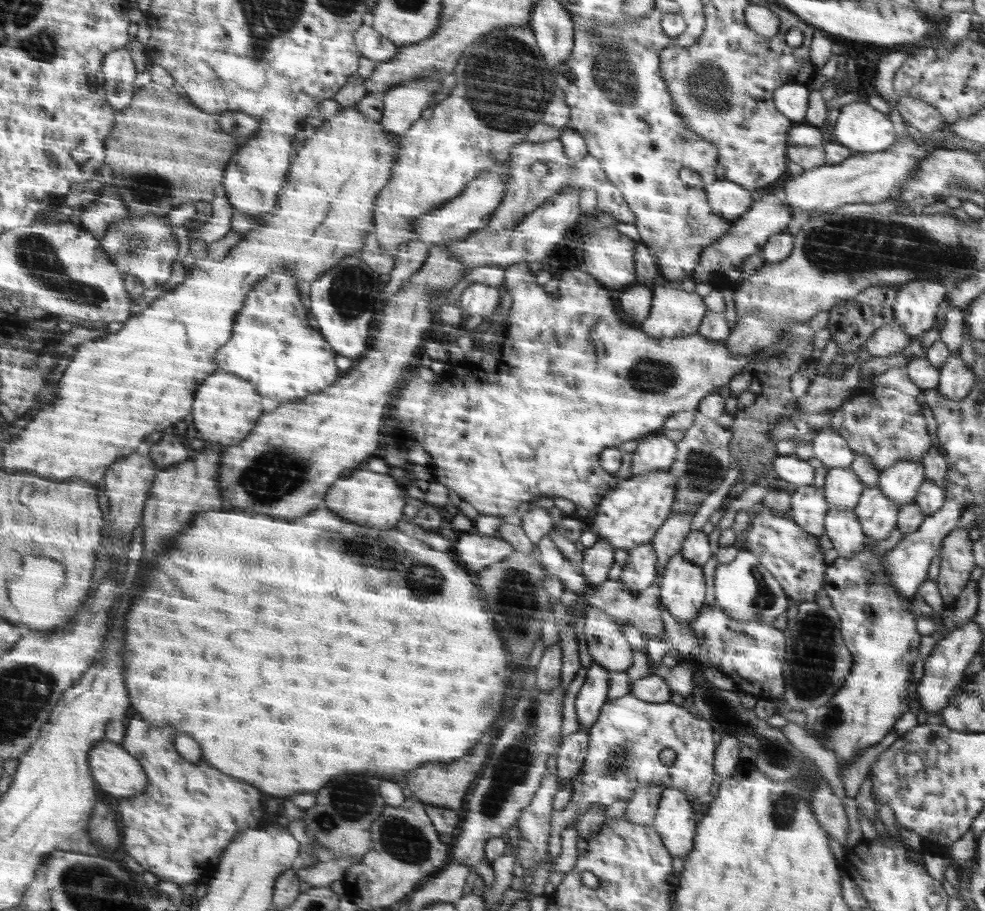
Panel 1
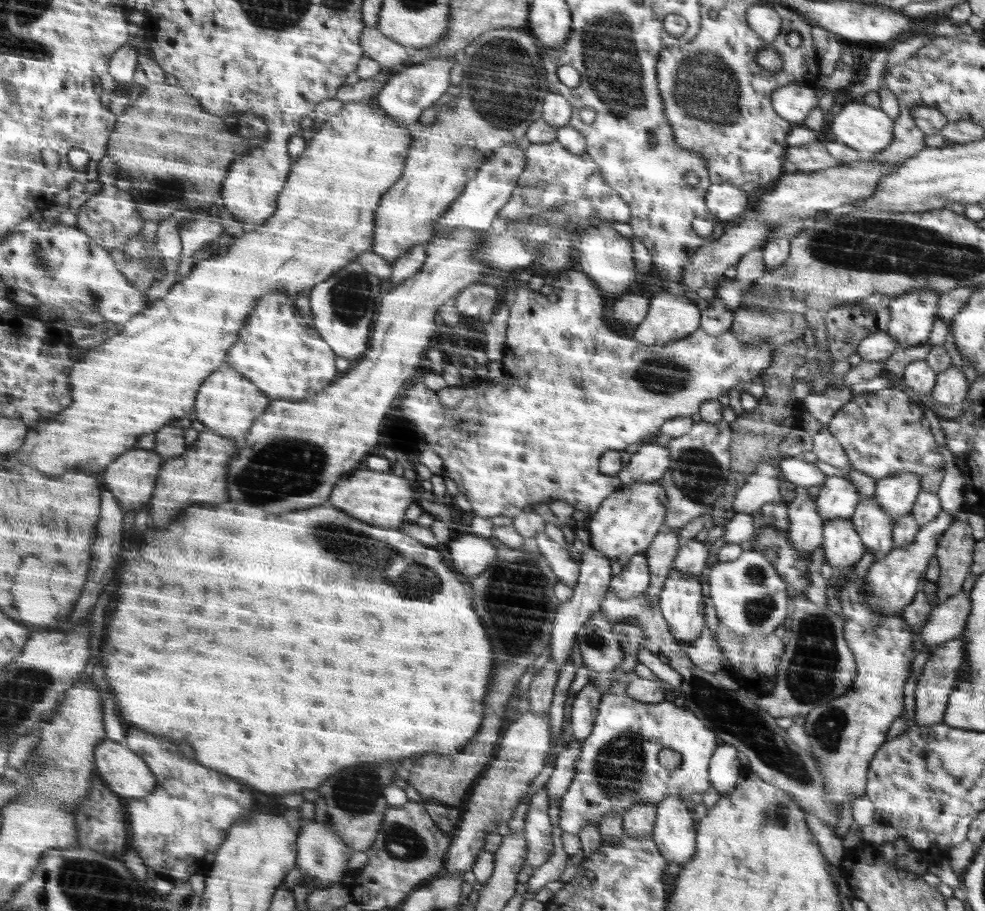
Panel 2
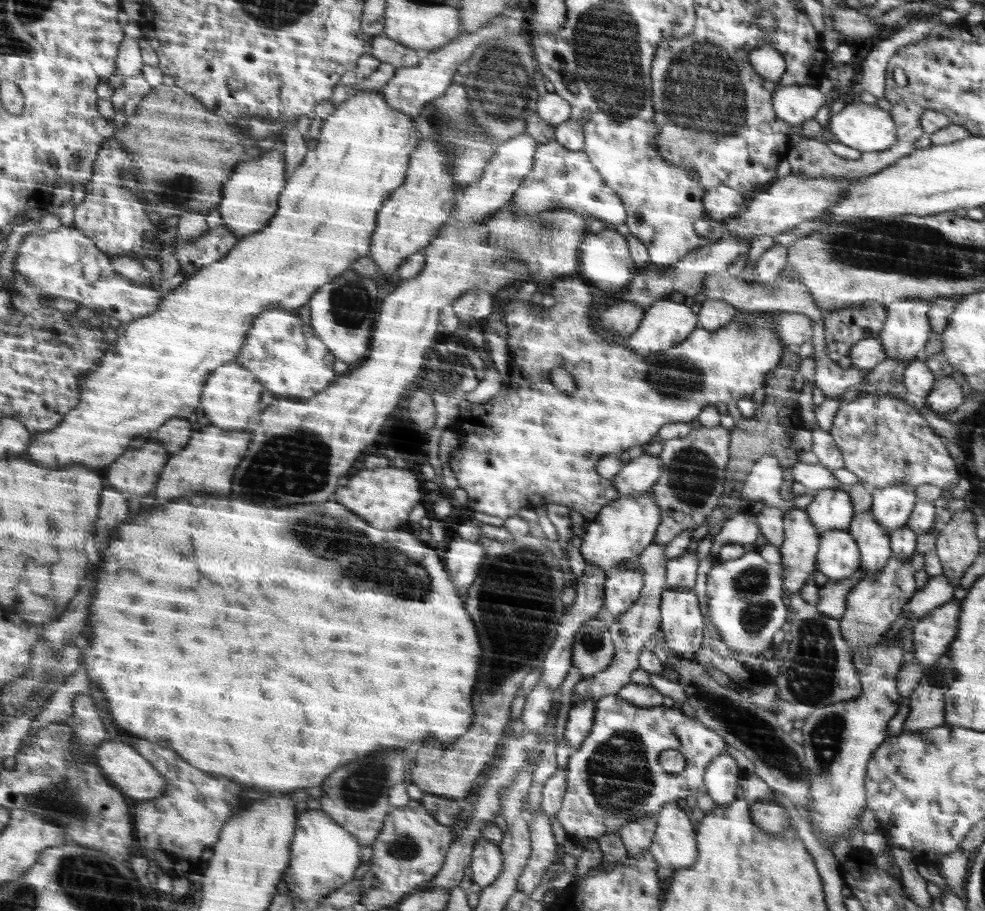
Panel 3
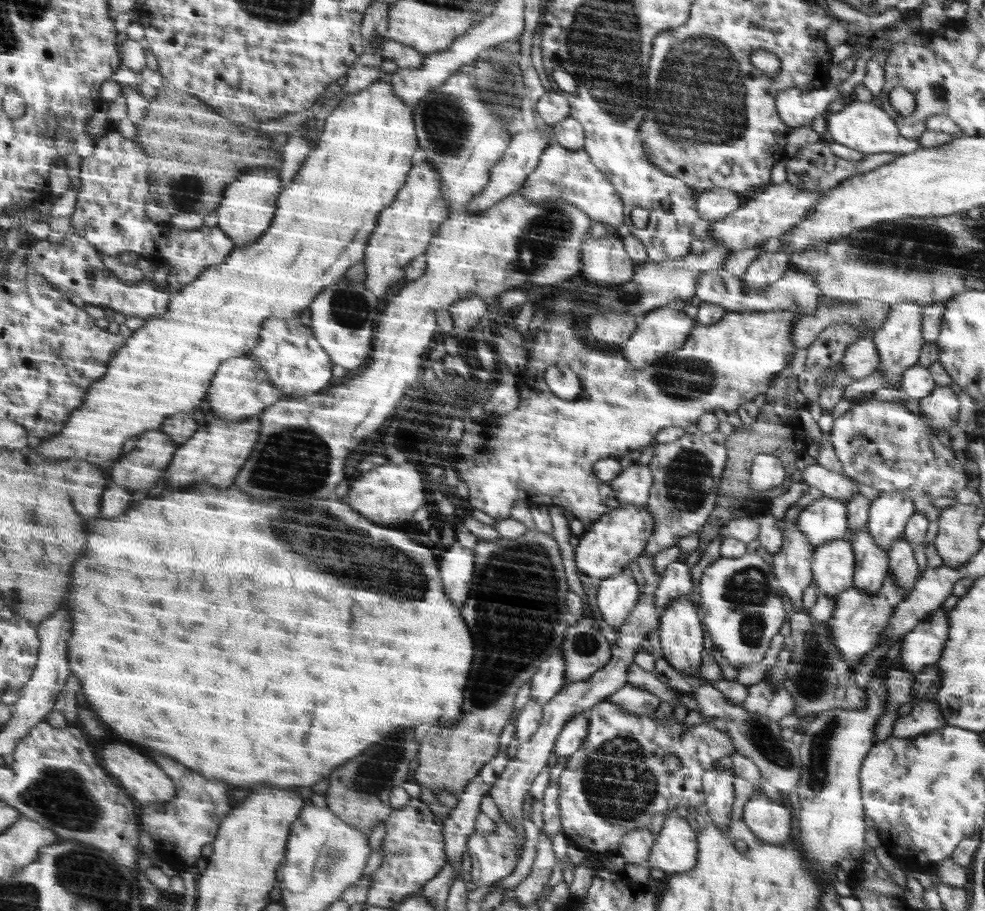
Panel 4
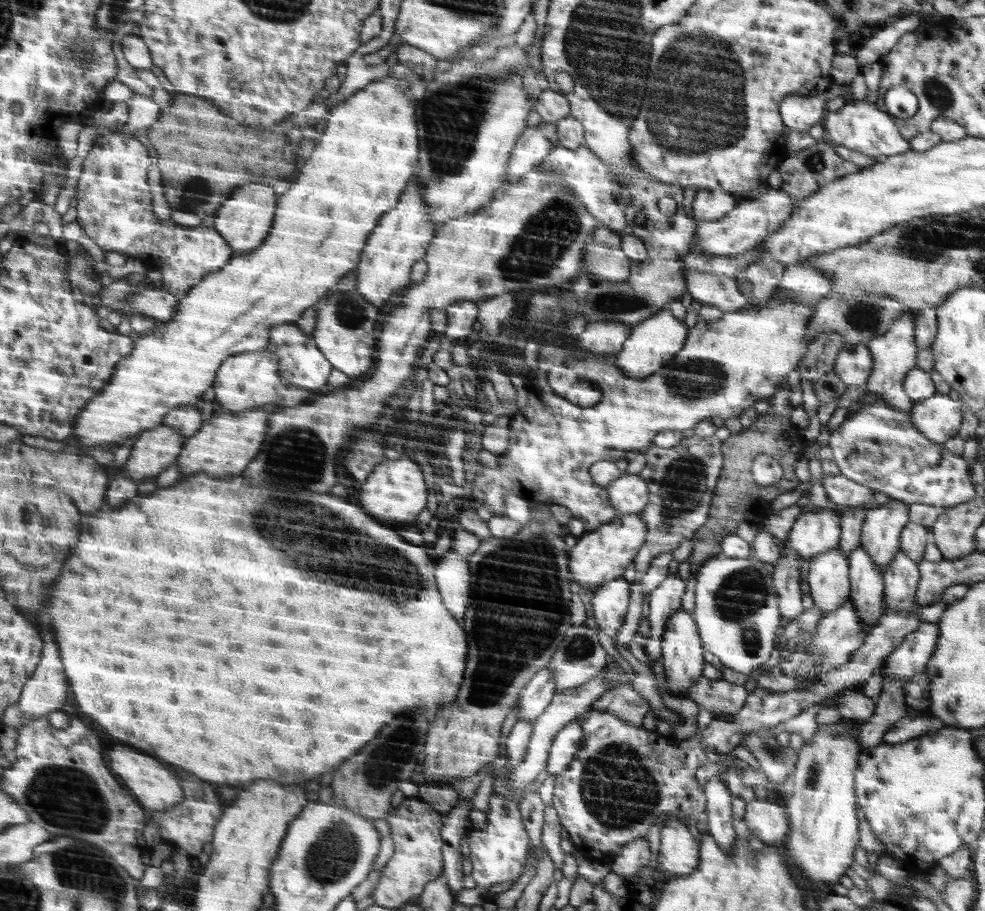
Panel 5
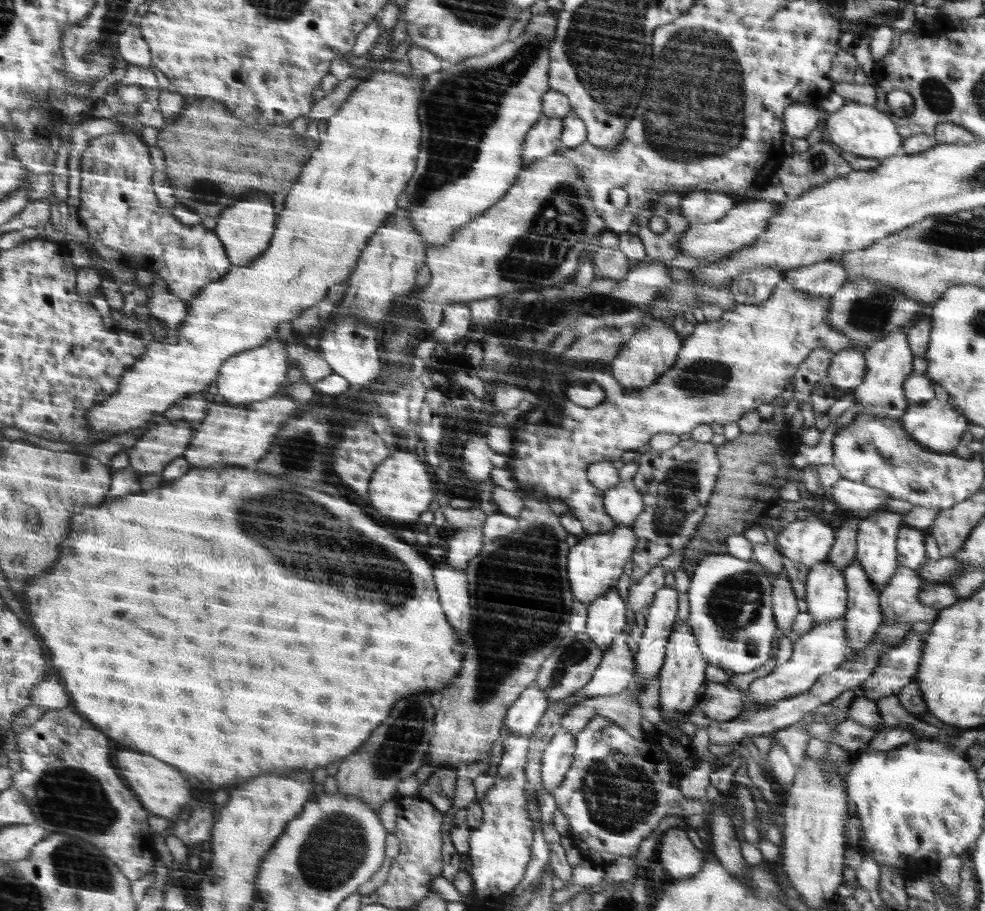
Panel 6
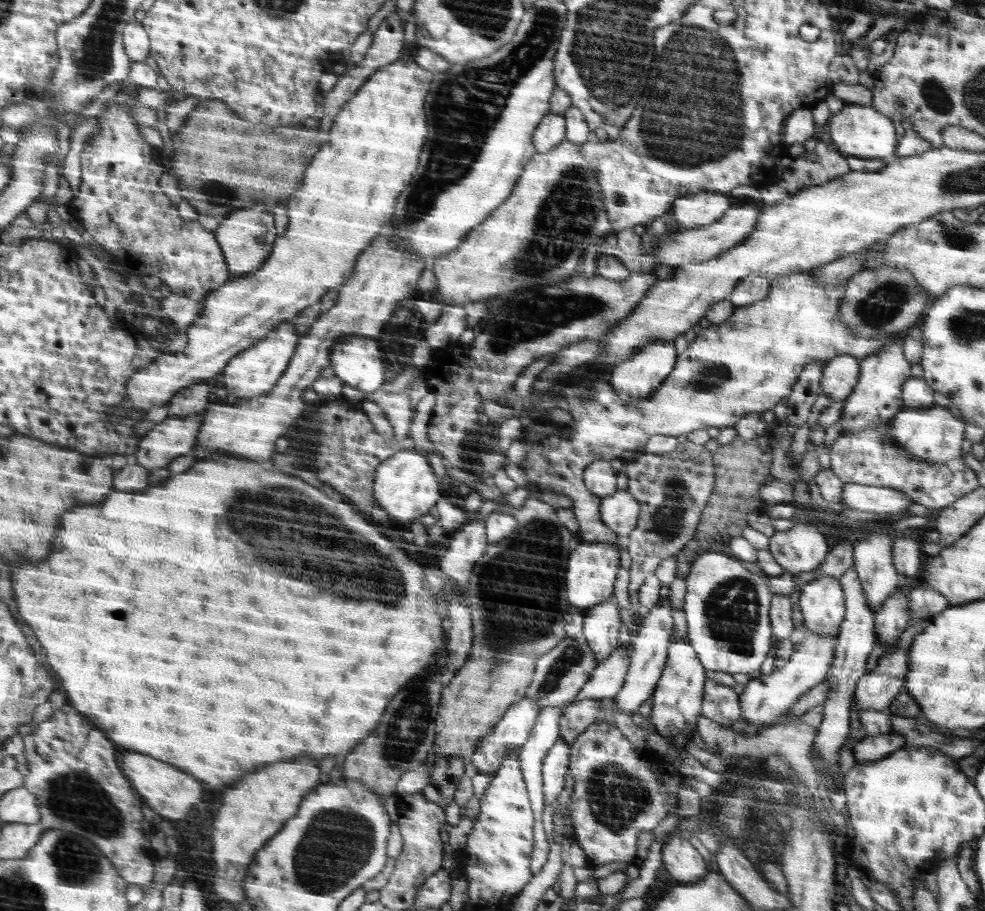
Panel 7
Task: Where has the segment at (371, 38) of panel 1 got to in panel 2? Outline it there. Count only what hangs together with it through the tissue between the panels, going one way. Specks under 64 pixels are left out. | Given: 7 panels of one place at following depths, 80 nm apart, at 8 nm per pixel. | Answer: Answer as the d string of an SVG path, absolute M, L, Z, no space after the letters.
M366 28L360 43L366 56L376 60L383 67L401 68L409 62L412 49L384 36L377 28Z

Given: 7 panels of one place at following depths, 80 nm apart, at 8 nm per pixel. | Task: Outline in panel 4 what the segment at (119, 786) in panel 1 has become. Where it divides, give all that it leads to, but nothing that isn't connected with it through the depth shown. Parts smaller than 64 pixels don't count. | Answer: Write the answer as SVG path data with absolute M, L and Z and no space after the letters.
M114 741L110 742L110 746L102 746L101 749L103 762L106 763L106 768L110 769L110 774L114 775L123 784L123 787L142 804L170 803L170 800L176 798L176 794L178 794L176 782L148 756L136 752L134 748L126 746L126 744L114 744Z

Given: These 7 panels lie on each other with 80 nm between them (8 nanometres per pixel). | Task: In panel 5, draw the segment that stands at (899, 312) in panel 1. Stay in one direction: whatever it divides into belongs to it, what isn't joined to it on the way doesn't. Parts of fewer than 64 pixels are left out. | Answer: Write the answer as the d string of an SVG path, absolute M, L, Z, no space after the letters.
M907 307L907 312L893 320L887 331L873 338L869 343L869 351L873 355L873 372L865 382L867 394L876 394L880 402L900 409L902 412L910 412L915 405L908 394L905 393L904 382L906 375L916 366L916 320L920 310Z

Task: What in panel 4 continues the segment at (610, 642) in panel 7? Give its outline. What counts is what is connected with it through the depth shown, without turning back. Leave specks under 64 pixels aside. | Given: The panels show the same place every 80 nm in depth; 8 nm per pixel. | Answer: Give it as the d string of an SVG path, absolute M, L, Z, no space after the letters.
M620 572L597 583L597 590L596 608L604 622L618 630L640 600L634 577Z

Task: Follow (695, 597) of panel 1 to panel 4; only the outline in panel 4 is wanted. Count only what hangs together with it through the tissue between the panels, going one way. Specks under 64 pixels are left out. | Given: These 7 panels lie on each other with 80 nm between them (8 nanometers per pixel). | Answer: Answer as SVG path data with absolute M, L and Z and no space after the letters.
M678 597L674 603L668 605L666 611L662 613L659 628L661 650L664 652L662 659L666 660L674 671L686 676L698 674L698 668L702 662L702 640L704 640L702 620L690 602L691 597Z

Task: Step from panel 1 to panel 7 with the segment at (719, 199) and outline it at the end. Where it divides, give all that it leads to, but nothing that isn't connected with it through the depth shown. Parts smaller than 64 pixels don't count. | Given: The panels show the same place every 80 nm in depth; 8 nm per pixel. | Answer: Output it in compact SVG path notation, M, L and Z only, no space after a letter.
M700 192L696 196L683 196L676 199L672 207L673 216L680 221L681 228L684 230L716 223L718 219L722 219L725 216L725 212L730 208L730 202L728 202L726 195Z

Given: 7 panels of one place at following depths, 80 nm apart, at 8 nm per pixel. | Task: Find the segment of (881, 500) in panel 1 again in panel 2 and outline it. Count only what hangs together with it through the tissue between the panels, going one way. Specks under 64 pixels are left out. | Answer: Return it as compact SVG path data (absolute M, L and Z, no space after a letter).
M875 496L865 498L857 504L855 514L851 518L858 536L865 543L865 550L870 550L878 558L884 557L893 550L893 524Z

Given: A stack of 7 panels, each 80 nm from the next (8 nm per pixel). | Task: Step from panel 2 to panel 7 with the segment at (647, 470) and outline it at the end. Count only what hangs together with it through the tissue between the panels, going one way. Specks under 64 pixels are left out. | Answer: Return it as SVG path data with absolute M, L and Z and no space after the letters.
M627 490L616 491L601 500L602 521L617 533L619 542L627 545L639 515L638 501Z

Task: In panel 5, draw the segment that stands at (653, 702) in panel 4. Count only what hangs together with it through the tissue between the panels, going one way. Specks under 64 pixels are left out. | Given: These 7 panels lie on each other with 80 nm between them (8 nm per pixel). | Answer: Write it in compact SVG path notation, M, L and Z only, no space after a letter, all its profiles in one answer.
M628 683L615 689L612 688L605 695L602 695L592 704L590 710L594 709L613 713L614 716L629 721L629 724L640 727L646 712L650 710L650 705L642 695L634 690L632 684Z

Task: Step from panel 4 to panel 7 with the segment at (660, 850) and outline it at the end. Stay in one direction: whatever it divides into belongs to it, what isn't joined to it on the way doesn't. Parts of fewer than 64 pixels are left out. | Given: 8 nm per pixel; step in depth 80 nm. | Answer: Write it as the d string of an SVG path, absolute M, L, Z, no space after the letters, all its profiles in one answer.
M673 835L662 849L662 870L676 881L694 883L706 877L706 864L696 848L686 840L678 840Z

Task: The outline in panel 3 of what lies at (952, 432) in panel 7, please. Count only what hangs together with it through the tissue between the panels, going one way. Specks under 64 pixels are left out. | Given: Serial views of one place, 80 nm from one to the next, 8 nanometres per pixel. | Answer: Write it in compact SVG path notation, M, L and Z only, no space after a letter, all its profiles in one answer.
M951 376L938 378L927 396L929 408L940 417L944 414L952 414L964 400L960 383L956 383Z

